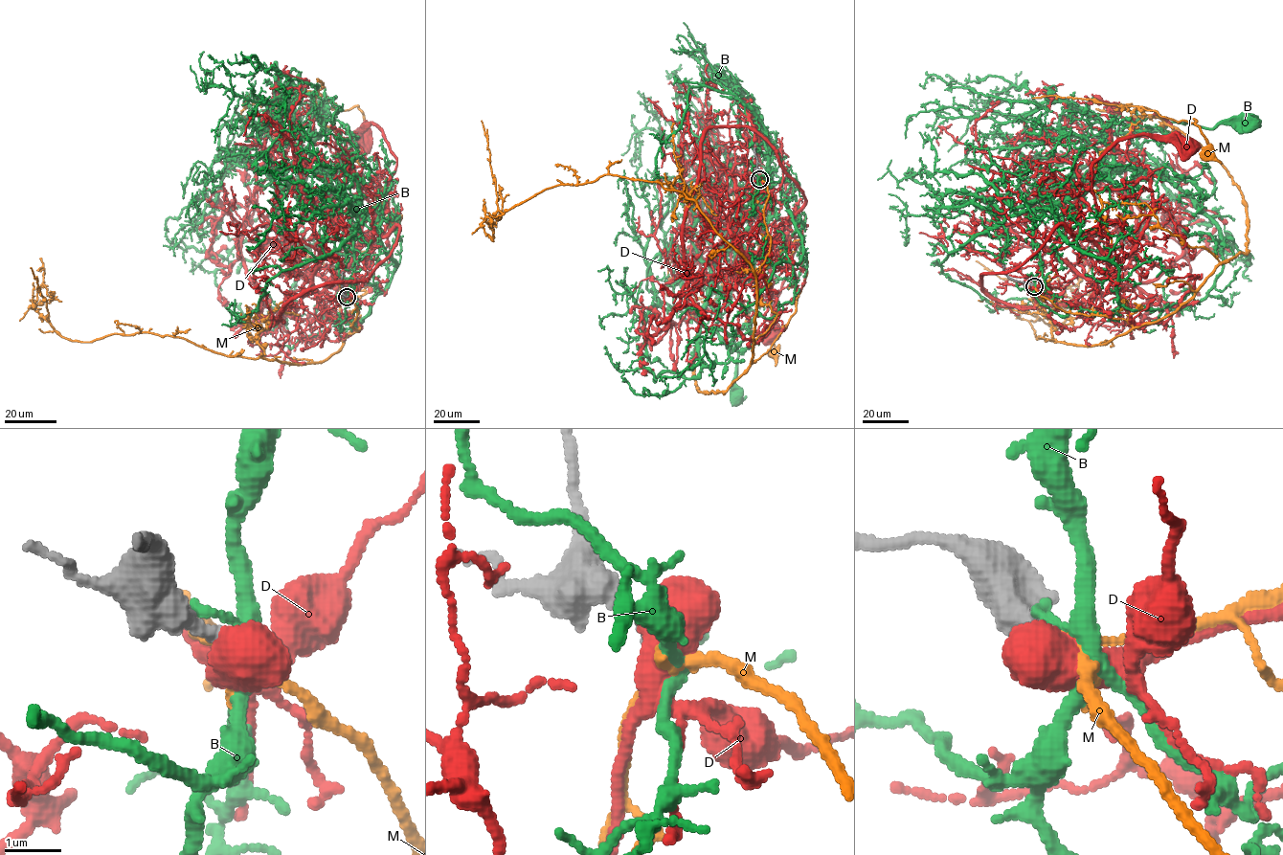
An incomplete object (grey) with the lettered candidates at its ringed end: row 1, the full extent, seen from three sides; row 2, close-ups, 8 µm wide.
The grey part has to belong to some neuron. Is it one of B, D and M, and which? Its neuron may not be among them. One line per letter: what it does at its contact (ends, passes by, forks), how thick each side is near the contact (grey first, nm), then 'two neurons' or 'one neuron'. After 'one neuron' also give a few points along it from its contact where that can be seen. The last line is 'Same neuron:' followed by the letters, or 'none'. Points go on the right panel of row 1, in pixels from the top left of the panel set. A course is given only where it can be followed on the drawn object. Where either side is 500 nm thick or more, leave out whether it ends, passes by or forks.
B: it ends there; 480 nm thick on the grey side, 150 nm on the other; two neurons
D: 280 nm thick on the grey side, 500 nm on the other; two neurons
M: it passes by; 260 nm thick on the grey side, 180 nm on the other; one neuron; it runs (1034, 286), (1134, 326), (1172, 314), (1247, 254), (1246, 201), (1200, 146), (1134, 106), (1194, 119), (1208, 153)
Same neuron: M

